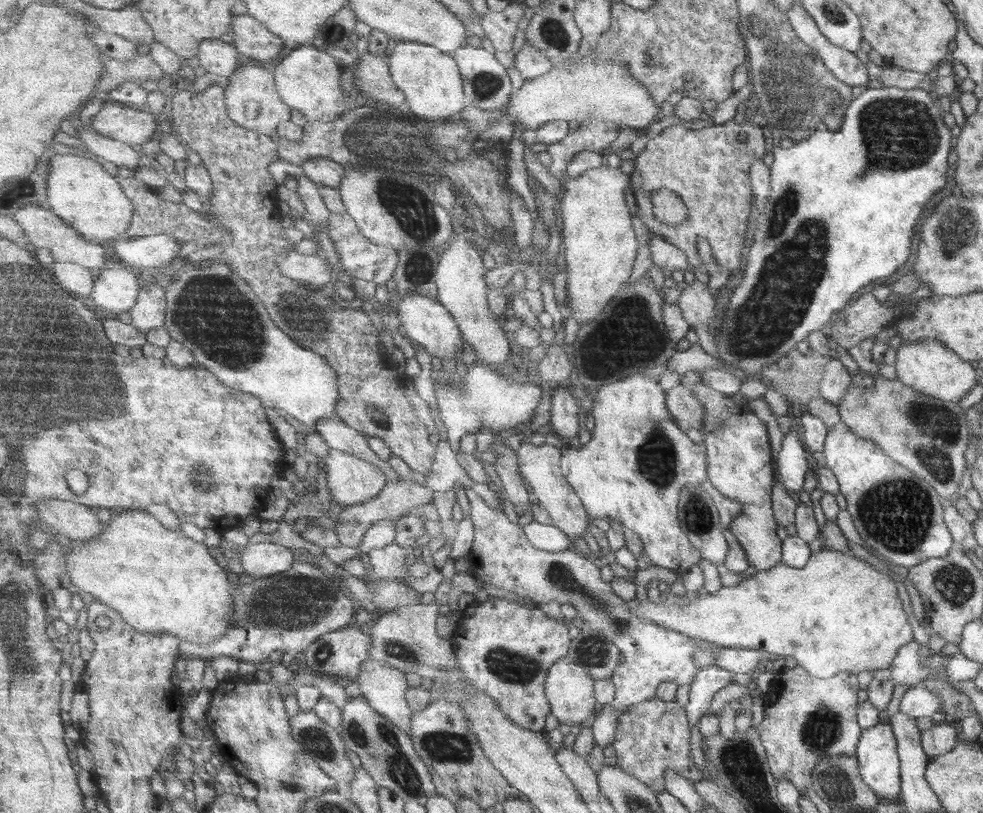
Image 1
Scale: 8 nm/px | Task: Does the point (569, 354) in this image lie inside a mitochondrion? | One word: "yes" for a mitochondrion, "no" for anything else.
no

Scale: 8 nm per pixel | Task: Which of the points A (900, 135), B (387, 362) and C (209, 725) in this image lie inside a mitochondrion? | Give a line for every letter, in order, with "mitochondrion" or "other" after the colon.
A: mitochondrion
B: other
C: other

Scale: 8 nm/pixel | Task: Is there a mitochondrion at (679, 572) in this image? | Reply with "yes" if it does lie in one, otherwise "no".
no

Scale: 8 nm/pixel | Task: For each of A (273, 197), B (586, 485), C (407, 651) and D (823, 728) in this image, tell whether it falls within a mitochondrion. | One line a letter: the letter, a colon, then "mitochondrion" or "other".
A: other
B: other
C: mitochondrion
D: mitochondrion

